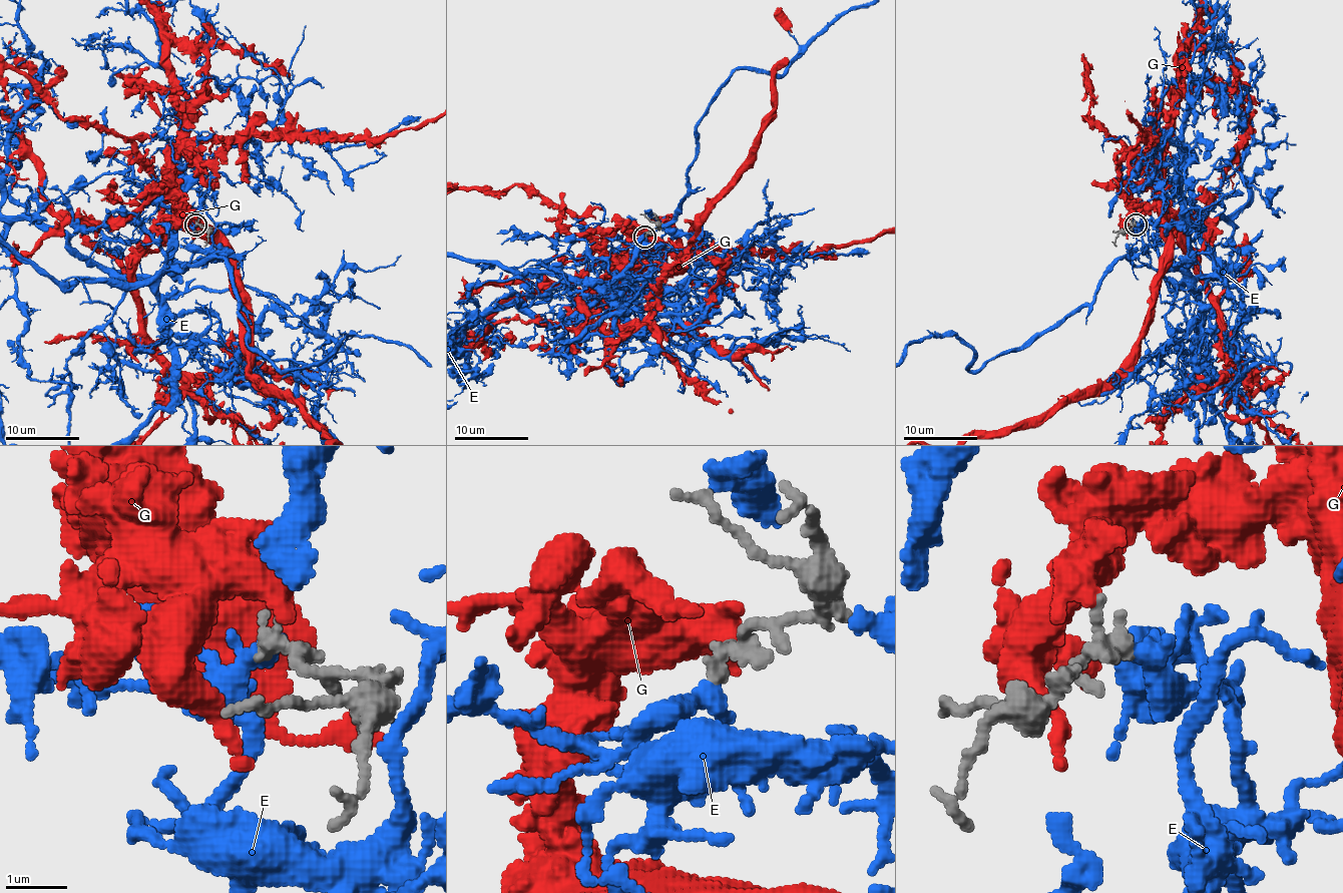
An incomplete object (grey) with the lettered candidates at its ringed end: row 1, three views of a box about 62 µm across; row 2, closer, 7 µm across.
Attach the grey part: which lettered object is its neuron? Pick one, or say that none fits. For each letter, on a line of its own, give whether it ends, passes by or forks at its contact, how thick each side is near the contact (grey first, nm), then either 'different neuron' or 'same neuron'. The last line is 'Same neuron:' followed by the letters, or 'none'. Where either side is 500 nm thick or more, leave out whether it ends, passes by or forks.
E: it ends; calibres 360 and 380 nm; same neuron
G: calibres 240 and 600 nm; different neuron
Same neuron: E

